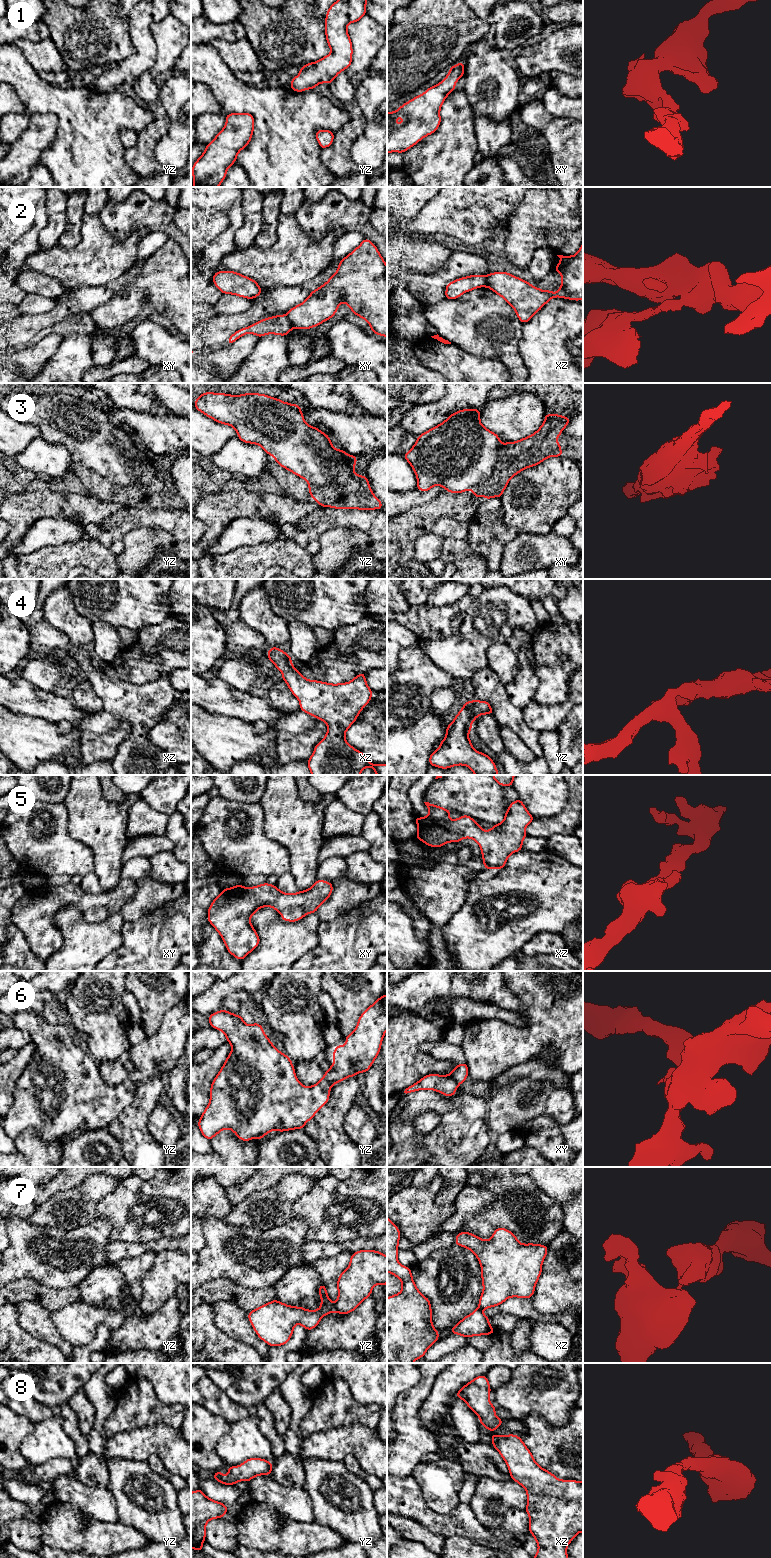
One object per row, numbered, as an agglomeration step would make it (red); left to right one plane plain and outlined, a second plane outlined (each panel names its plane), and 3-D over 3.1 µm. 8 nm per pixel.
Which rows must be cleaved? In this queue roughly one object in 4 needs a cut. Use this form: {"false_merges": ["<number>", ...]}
{"false_merges": ["2", "6", "7"]}

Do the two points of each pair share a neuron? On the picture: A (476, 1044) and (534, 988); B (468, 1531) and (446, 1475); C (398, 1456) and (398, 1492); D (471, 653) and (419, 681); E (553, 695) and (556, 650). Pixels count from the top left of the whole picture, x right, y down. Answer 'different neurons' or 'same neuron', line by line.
A: same neuron
B: different neurons
C: different neurons
D: different neurons
E: same neuron

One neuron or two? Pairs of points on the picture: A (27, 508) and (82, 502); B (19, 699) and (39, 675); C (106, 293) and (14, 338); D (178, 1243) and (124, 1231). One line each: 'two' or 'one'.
A: one
B: two
C: one
D: two

